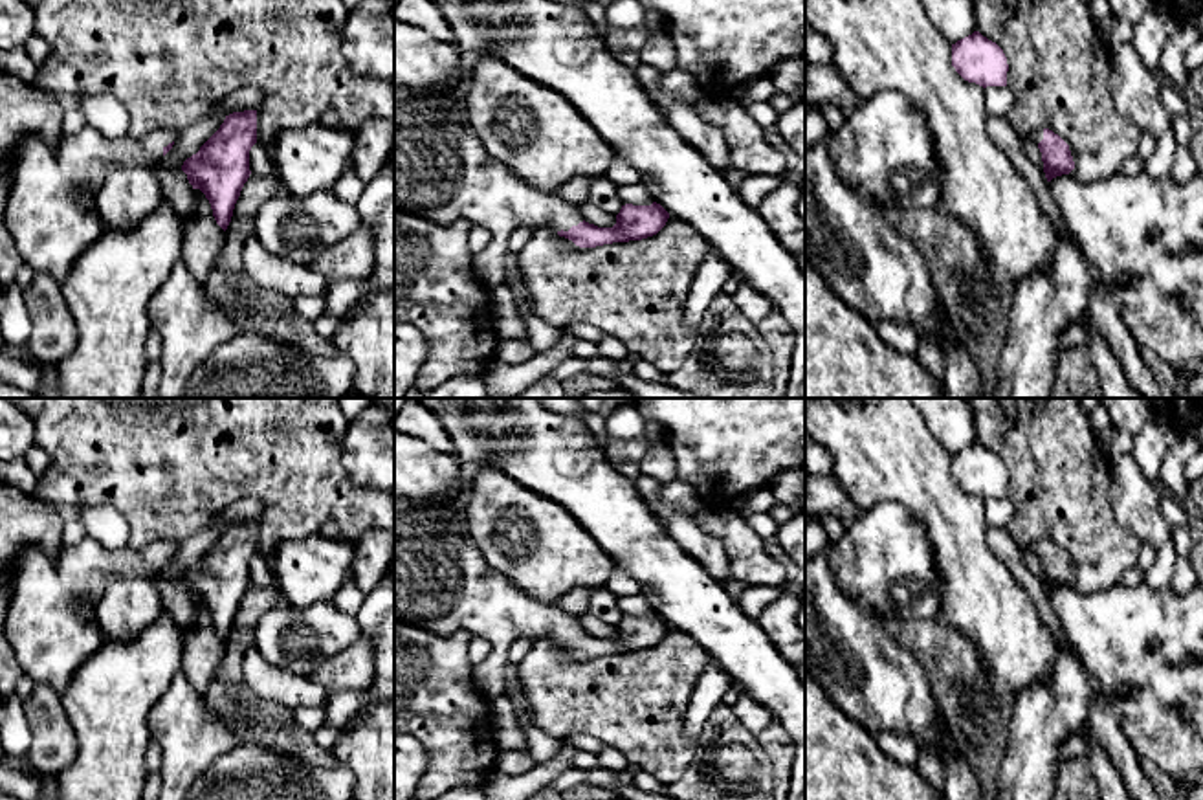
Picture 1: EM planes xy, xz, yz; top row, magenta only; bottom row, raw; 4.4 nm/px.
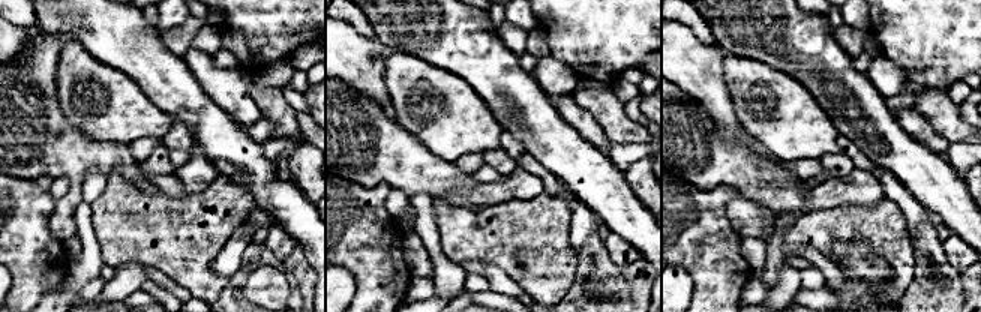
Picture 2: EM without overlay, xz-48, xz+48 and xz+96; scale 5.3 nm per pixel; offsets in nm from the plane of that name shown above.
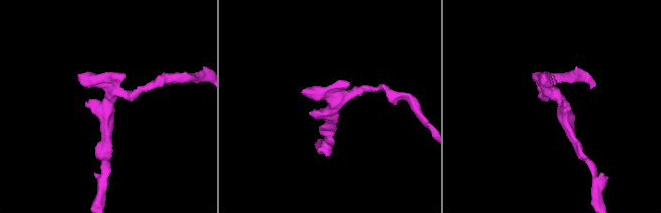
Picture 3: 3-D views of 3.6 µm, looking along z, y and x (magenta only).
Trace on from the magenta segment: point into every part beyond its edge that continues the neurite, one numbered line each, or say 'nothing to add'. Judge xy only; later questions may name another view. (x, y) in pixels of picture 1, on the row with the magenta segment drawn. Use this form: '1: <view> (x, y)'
1: xy (50, 211)

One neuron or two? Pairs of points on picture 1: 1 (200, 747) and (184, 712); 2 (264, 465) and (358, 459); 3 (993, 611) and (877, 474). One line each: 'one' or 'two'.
1: one
2: two
3: one

